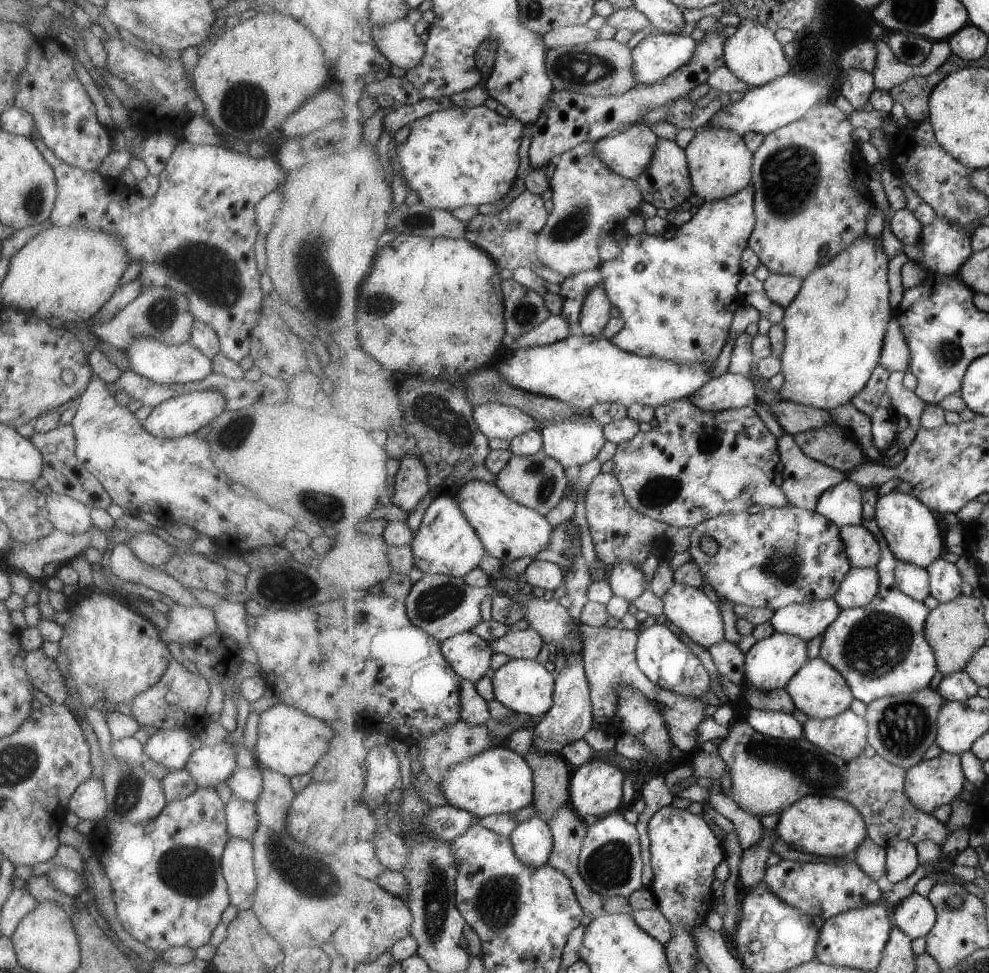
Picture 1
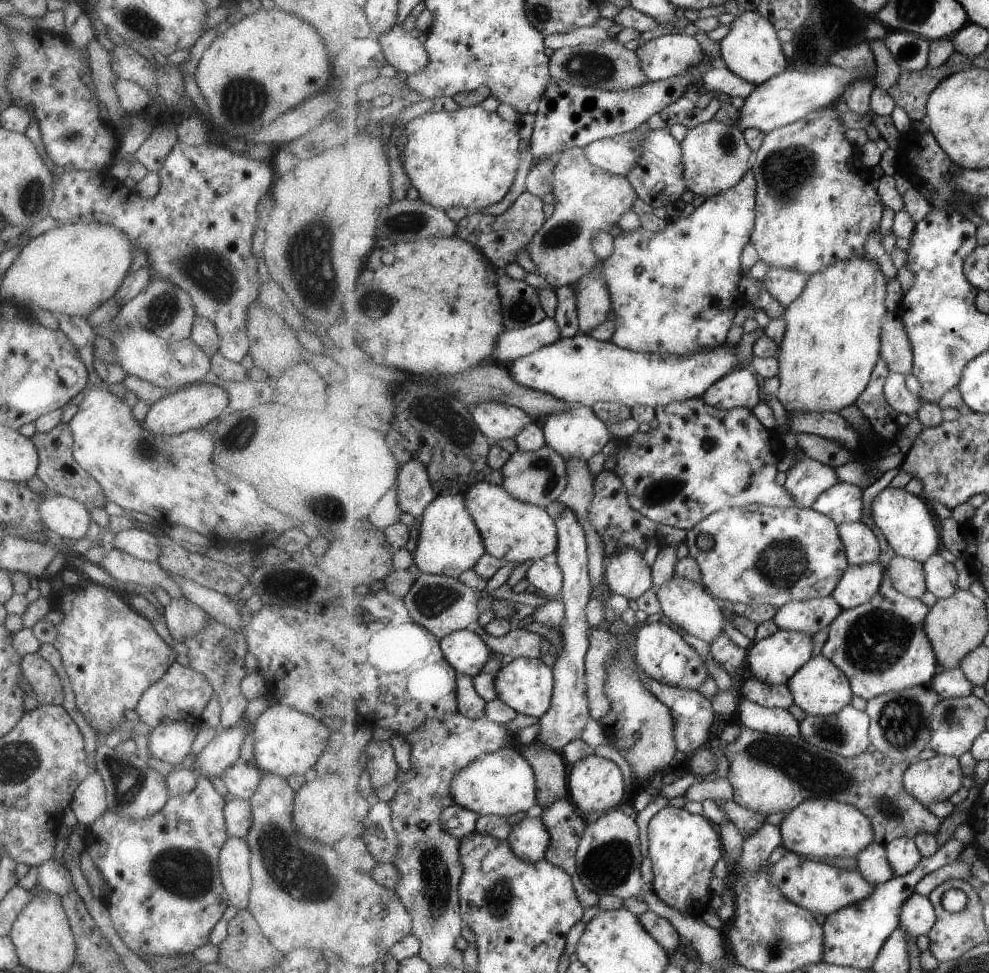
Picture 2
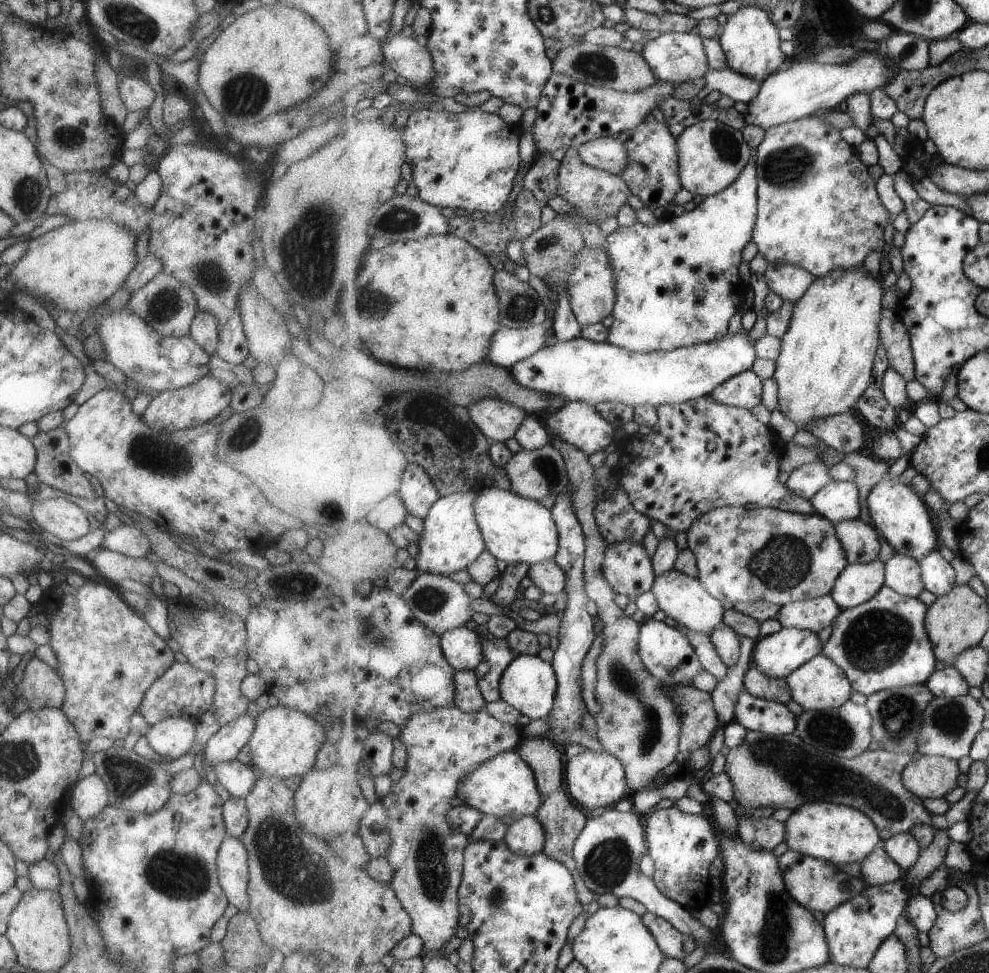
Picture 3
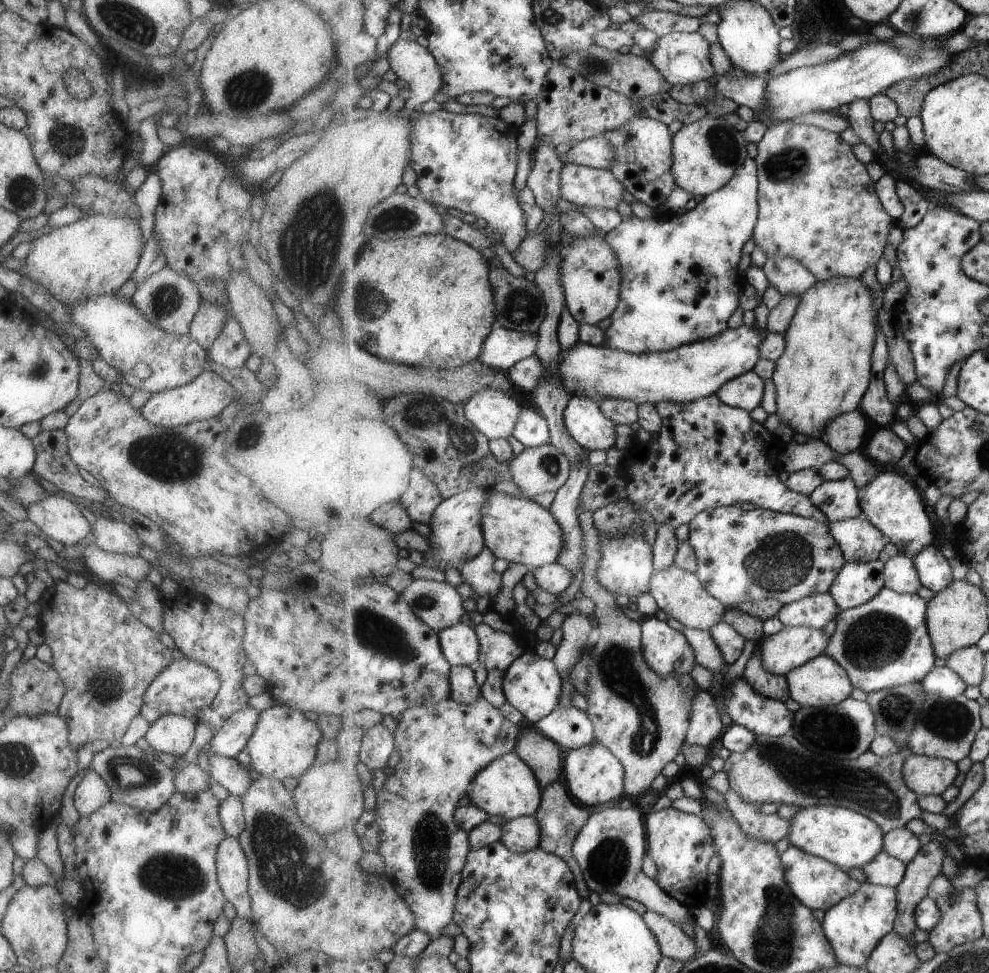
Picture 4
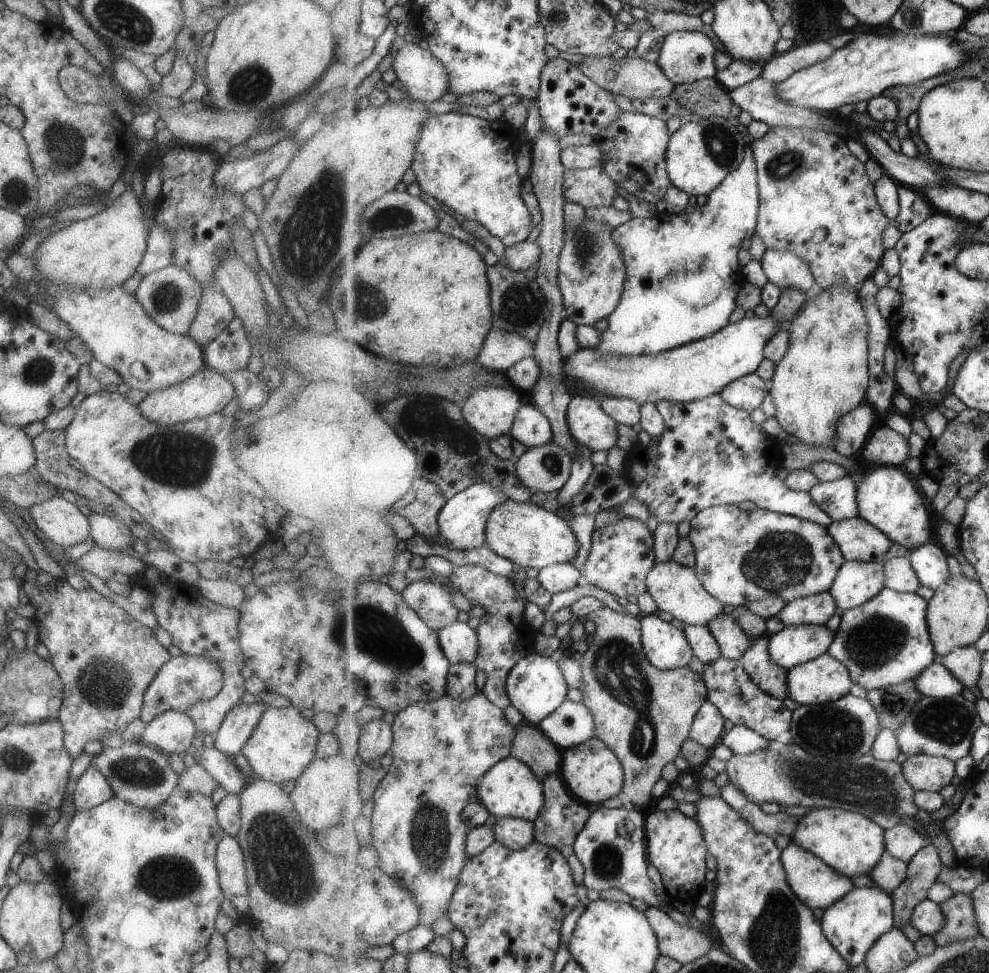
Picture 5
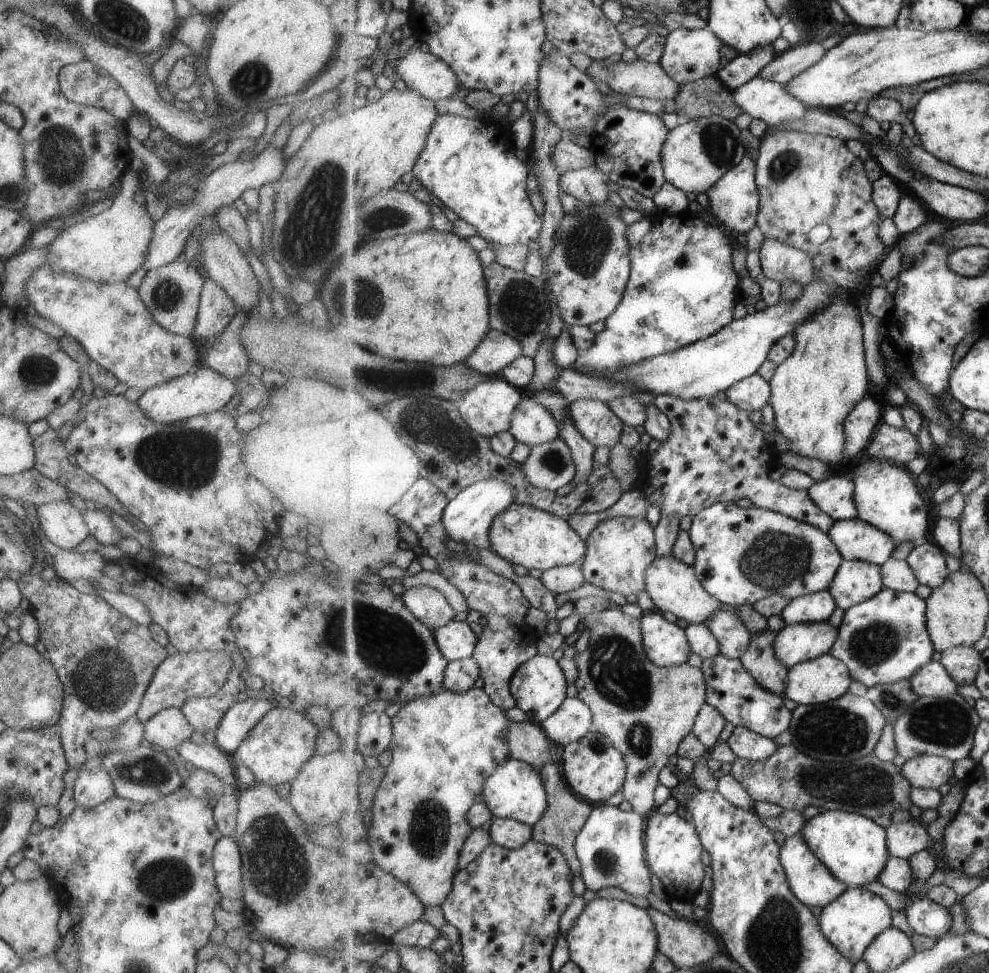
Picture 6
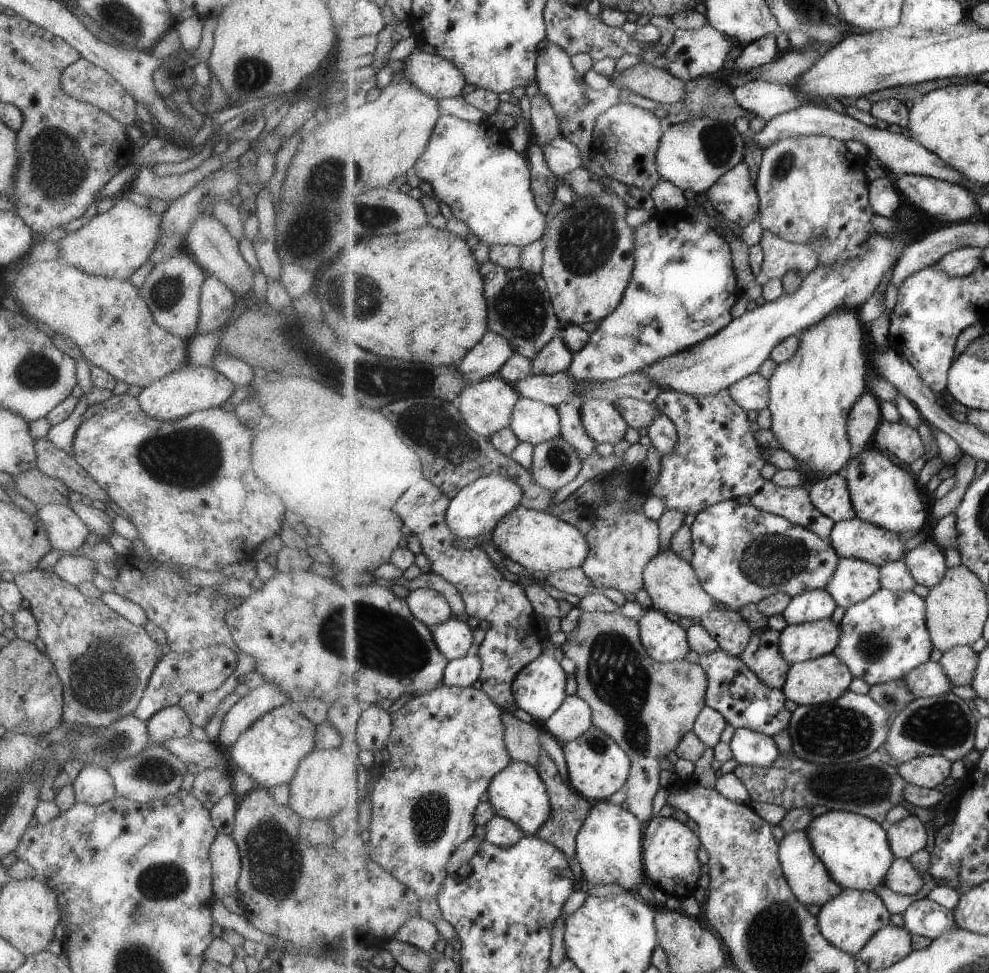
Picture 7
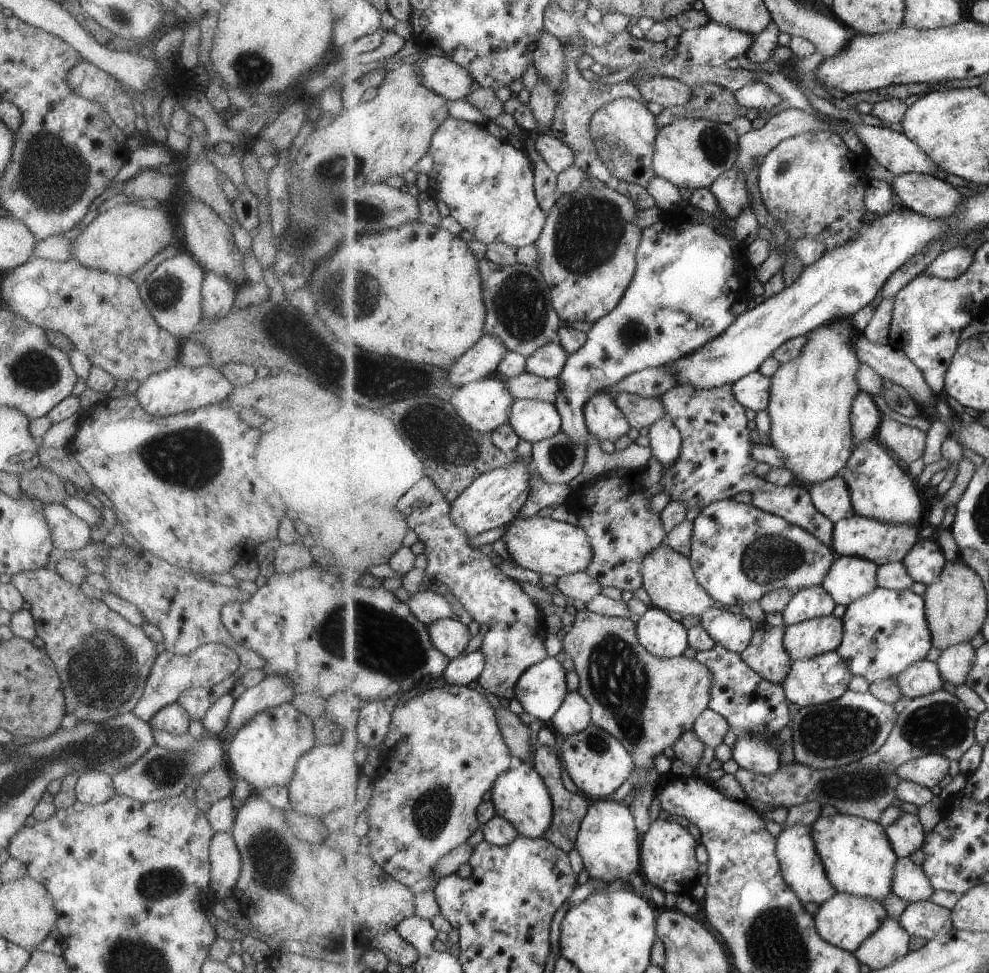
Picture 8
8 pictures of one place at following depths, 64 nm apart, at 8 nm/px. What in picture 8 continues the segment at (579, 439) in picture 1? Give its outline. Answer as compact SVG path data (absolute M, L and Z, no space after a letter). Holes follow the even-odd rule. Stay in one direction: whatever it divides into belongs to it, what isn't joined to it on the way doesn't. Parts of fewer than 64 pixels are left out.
M607 392L590 398L585 405L585 420L590 434L602 441L615 442L625 436L632 427L624 411L617 406L616 398Z

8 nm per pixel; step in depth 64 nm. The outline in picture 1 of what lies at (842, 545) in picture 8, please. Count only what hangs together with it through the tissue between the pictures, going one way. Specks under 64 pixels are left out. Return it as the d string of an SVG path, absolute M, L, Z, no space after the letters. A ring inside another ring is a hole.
M842 526L841 538L853 567L875 568L881 560L881 544L865 526Z

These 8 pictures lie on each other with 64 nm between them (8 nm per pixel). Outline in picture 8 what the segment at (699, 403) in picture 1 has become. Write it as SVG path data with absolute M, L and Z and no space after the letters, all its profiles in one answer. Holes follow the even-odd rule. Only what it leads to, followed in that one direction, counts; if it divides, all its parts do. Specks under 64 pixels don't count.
M755 371L741 378L733 386L735 398L749 410L757 414L768 410L772 397L773 377L761 374L761 371Z

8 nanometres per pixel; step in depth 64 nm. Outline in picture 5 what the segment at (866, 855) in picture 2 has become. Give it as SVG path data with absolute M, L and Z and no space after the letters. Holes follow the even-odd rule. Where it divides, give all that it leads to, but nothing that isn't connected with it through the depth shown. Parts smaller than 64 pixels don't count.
M887 851L881 862L871 870L870 878L875 885L888 892L893 892L896 888L899 888L900 884L905 882L907 874L909 874L909 863L895 858Z

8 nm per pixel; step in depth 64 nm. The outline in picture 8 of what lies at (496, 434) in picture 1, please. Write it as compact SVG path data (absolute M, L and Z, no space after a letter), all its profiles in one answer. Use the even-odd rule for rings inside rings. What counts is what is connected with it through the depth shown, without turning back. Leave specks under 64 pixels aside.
M496 375L464 384L455 392L452 405L473 430L489 434L510 422L516 400Z

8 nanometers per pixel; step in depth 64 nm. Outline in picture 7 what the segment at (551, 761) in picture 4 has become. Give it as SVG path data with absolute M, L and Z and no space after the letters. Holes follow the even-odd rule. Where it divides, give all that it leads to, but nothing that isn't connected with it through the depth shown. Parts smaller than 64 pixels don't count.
M503 711L505 742L514 761L525 761L538 767L542 748L539 742L539 728L515 718L510 711Z

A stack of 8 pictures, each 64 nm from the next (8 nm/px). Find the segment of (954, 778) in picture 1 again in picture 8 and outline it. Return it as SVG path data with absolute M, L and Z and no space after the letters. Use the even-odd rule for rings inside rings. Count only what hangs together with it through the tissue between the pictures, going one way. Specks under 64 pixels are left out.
M931 752L902 764L895 771L902 780L908 780L927 788L939 784L947 774L950 774L952 762L946 755Z

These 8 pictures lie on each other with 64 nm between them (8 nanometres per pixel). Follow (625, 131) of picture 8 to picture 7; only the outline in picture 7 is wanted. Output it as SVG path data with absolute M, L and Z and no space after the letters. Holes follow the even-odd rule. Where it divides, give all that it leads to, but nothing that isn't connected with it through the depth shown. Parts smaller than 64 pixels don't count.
M620 102L597 118L591 148L611 180L641 188L651 194L663 180L660 167L657 166L657 155L665 129L662 120L653 112L635 104Z

